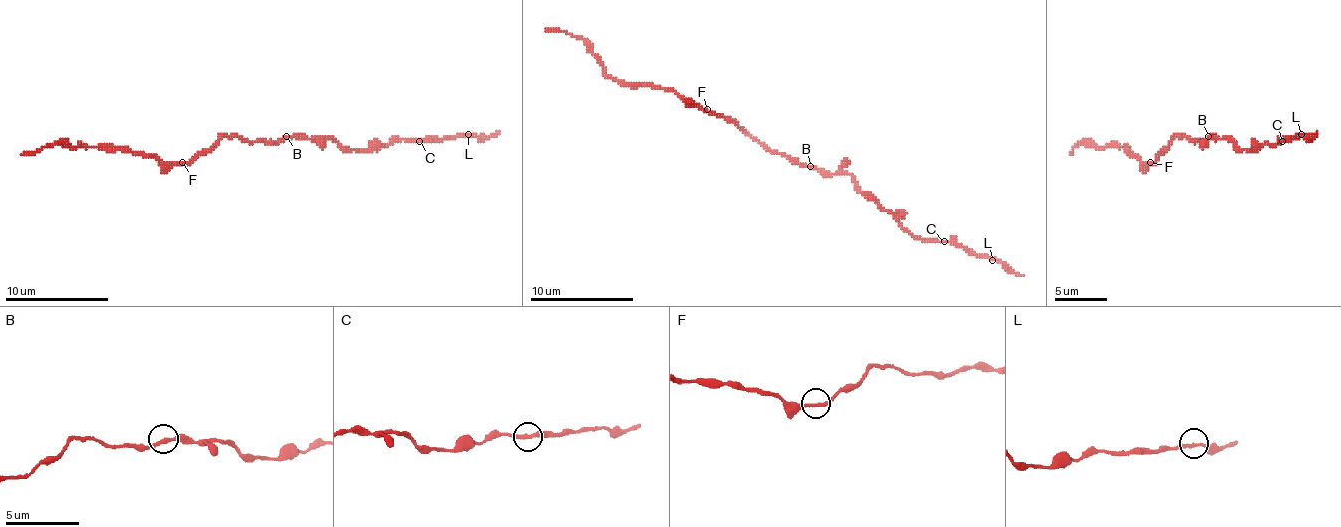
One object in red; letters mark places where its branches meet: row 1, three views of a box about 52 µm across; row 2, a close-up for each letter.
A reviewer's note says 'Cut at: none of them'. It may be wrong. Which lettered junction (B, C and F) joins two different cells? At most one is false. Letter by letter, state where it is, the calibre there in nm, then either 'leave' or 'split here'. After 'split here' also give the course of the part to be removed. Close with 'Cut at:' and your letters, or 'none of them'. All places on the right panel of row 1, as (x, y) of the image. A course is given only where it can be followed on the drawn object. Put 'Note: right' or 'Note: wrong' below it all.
B: (1208, 136) | 220 nm | leave
C: (1282, 141) | 220 nm | leave
F: (1150, 162) | 220 nm | leave
Cut at: none of them
Note: right

